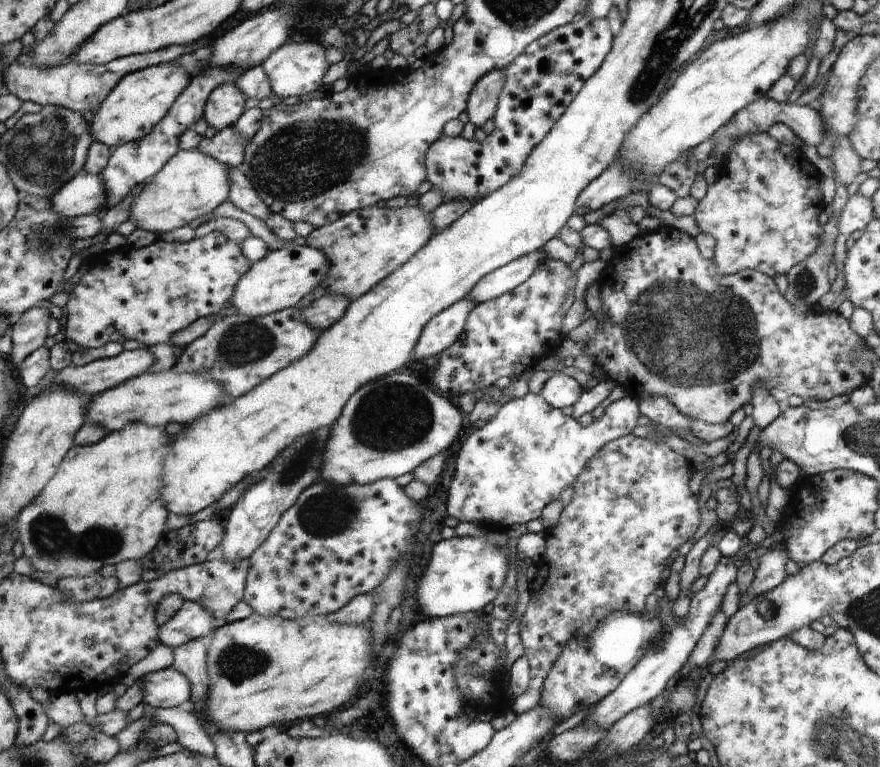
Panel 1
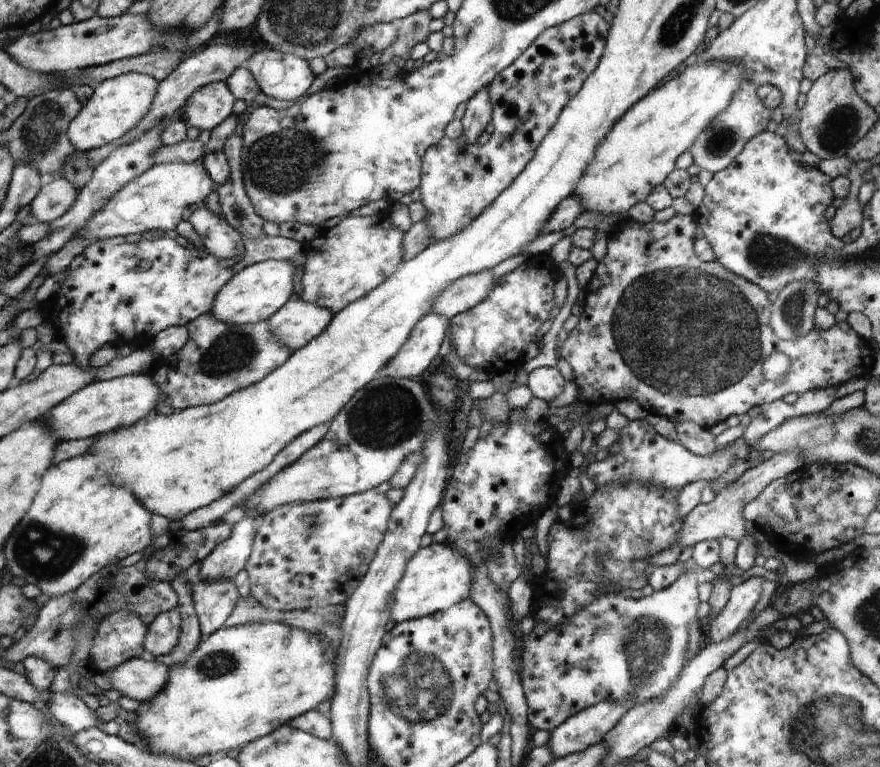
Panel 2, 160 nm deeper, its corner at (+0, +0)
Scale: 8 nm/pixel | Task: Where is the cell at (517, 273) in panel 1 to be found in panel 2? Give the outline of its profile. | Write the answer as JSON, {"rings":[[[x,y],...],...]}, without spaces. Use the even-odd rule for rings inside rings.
{"rings":[[[480,271],[479,273],[466,275],[448,286],[436,298],[434,307],[428,313],[446,317],[450,321],[456,315],[466,312],[482,302],[488,291],[500,280],[500,277],[493,279],[490,271]]]}

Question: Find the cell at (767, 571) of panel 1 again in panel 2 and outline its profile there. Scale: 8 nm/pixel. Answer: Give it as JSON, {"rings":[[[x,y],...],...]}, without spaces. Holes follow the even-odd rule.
{"rings":[[[753,577],[743,584],[732,587],[726,606],[713,618],[705,640],[719,643],[729,639],[750,616],[762,596],[764,577]]]}

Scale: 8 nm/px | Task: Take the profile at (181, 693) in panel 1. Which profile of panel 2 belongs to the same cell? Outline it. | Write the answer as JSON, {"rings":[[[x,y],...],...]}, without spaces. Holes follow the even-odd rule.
{"rings":[[[150,656],[136,657],[119,664],[114,670],[104,671],[102,675],[121,696],[129,696],[141,703],[153,697],[166,684],[169,666]]]}

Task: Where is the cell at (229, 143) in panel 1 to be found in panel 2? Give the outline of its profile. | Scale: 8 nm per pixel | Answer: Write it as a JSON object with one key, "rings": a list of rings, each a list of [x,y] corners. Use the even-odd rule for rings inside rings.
{"rings":[[[186,137],[175,145],[162,145],[153,154],[153,164],[159,165],[164,163],[194,163],[202,161],[206,154],[206,146],[202,146],[199,140],[190,140]]]}

